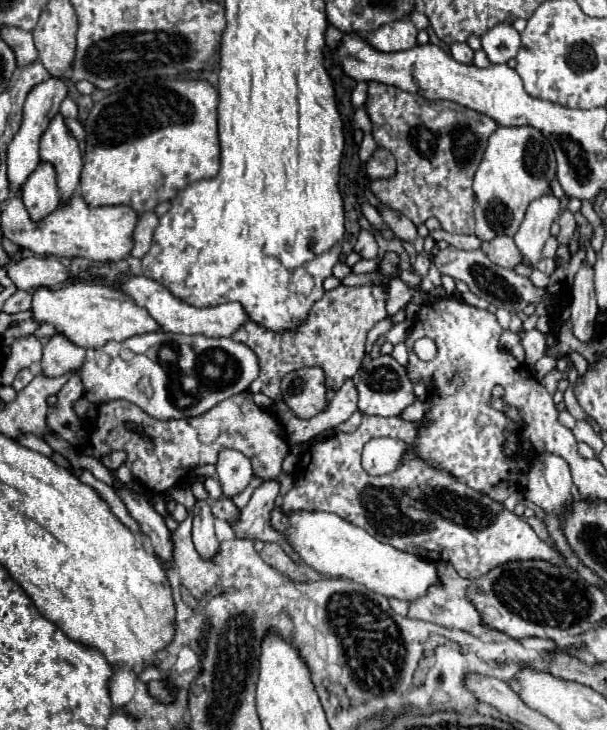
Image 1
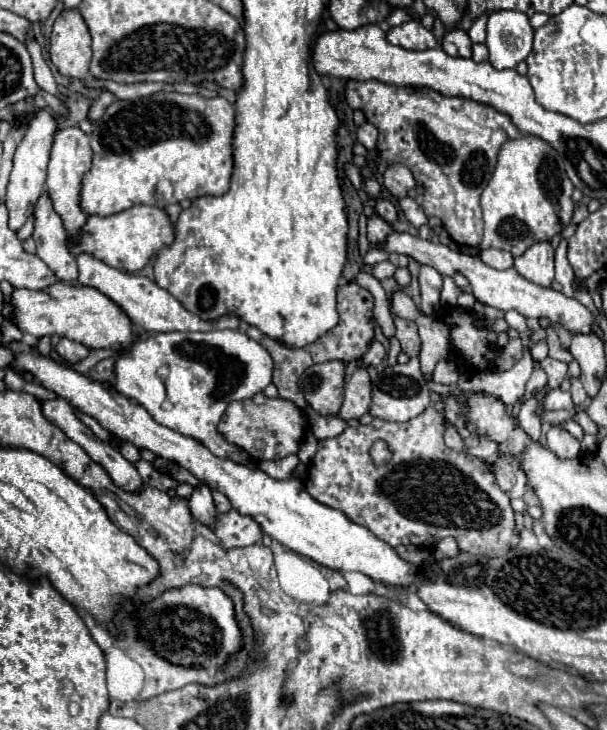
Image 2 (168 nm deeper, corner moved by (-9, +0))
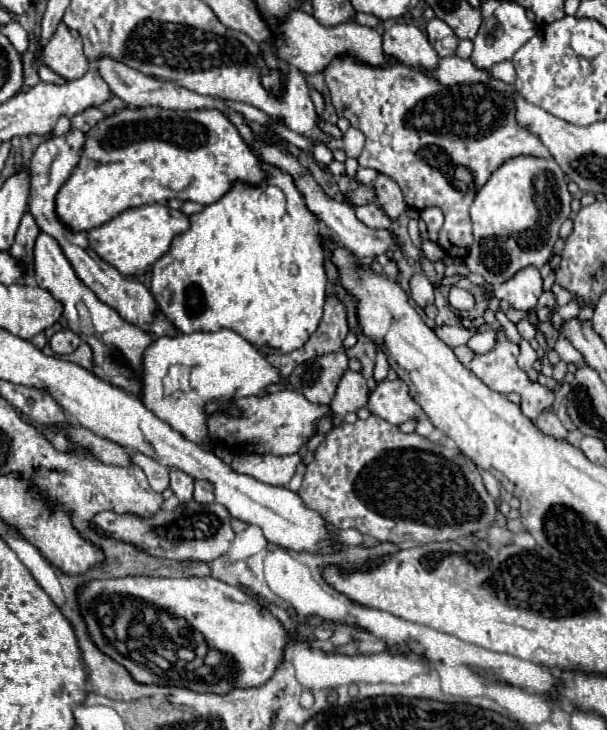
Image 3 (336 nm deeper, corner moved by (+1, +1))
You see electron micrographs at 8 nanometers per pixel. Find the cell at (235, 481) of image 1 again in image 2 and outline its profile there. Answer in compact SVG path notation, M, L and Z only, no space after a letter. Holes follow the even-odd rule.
M209 330L209 332L165 332L165 334L153 334L143 342L137 342L131 346L131 350L125 350L121 358L115 364L115 388L119 394L147 406L147 412L159 420L159 424L195 438L205 448L209 448L219 458L229 458L233 462L245 464L253 468L253 462L249 456L239 450L235 444L229 444L217 430L217 424L229 406L231 400L245 400L255 396L257 392L263 392L271 384L273 376L273 360L267 354L259 342L249 338L247 334L239 330ZM177 362L201 362L201 368L205 368L203 390L191 388L187 396L181 396L181 400L175 404L163 406L163 402L171 400L167 398L167 386L165 378L169 376L169 366L177 366Z

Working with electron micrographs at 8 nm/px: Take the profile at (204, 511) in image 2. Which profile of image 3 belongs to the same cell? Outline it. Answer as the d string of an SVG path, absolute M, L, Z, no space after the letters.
M171 471L171 489L177 495L179 503L193 499L193 479L183 471Z

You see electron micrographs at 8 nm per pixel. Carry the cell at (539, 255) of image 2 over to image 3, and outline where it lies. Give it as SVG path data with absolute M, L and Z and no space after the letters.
M533 265L517 271L509 281L501 283L495 289L497 299L505 299L515 309L523 309L523 311L529 311L537 303L541 293L543 293L543 277L539 269Z

